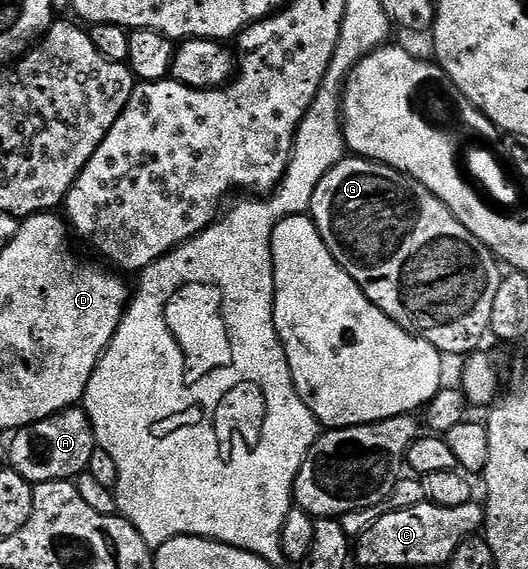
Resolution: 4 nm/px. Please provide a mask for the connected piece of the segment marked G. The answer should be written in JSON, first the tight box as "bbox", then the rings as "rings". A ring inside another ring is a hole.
{"bbox":[308,157,500,357],"rings":[[[344,157],[316,185],[308,214],[332,257],[393,323],[428,341],[446,357],[469,356],[481,344],[478,342],[482,334],[487,334],[492,317],[492,297],[496,297],[500,278],[499,260],[411,175],[372,159]]]}

